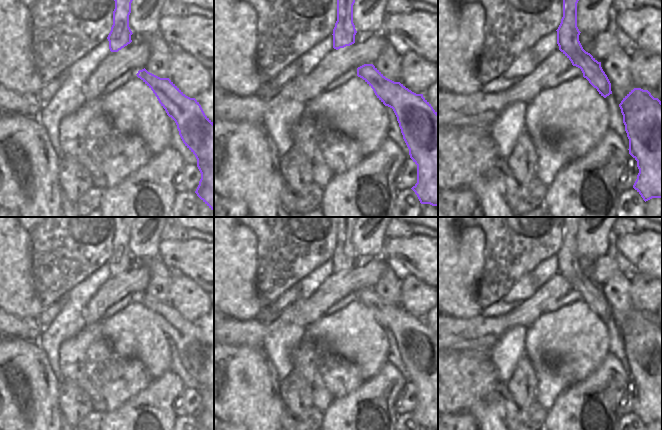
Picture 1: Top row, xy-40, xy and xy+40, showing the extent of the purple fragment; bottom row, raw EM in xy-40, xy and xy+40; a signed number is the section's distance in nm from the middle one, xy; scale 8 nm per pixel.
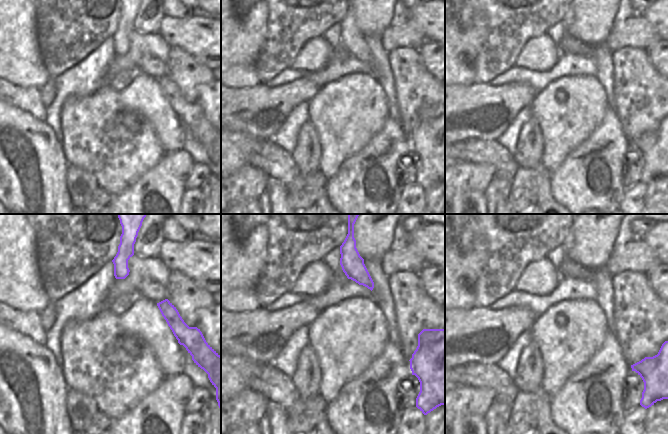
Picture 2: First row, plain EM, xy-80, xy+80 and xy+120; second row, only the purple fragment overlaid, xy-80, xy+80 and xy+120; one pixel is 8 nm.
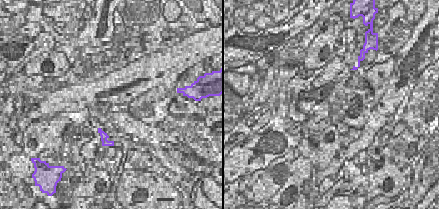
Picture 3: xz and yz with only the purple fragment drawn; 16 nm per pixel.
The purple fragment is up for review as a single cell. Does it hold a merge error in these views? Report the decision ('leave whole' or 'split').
leave whole

